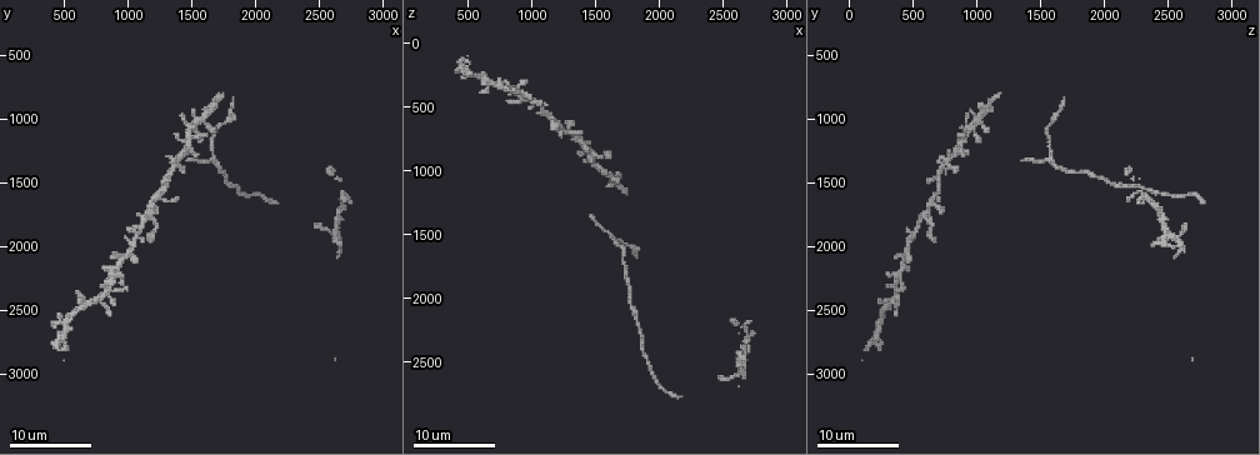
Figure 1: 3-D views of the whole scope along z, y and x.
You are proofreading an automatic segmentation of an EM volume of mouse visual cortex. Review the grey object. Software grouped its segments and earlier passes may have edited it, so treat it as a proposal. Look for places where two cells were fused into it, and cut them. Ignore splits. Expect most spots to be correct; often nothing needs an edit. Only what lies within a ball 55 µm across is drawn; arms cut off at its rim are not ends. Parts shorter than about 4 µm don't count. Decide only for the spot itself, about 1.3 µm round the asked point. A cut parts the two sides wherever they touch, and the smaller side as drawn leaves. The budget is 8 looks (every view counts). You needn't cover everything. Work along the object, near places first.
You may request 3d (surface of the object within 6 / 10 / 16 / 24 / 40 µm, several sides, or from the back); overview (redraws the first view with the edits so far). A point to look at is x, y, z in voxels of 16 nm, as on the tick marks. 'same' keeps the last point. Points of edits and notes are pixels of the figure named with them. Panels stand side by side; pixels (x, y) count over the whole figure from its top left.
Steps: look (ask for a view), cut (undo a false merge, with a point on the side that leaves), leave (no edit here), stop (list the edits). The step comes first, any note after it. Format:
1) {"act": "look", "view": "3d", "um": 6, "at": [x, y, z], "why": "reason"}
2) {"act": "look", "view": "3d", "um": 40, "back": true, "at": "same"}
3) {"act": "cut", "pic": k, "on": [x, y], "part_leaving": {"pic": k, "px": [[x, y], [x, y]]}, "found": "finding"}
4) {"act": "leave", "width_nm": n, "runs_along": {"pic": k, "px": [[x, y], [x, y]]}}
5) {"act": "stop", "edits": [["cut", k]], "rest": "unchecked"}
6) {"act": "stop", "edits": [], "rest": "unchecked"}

{"act": "look", "view": "3d", "um": 24, "at": [1160, 1780, 580], "why": "four-way junction"}

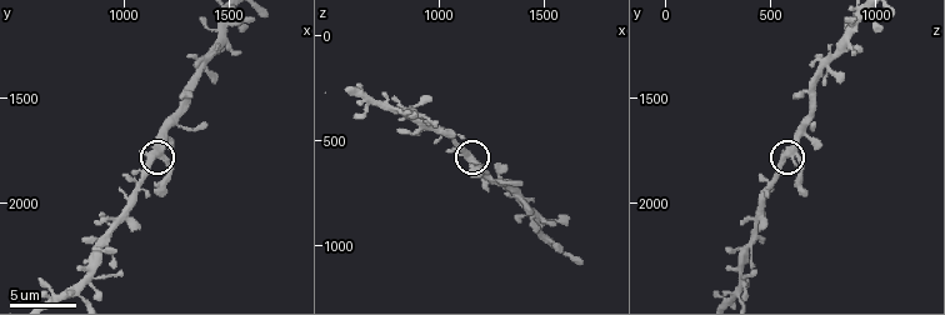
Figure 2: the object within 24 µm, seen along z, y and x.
{"act": "look", "view": "3d", "um": 10, "at": [1190, 1790, 590], "why": "closer look"}

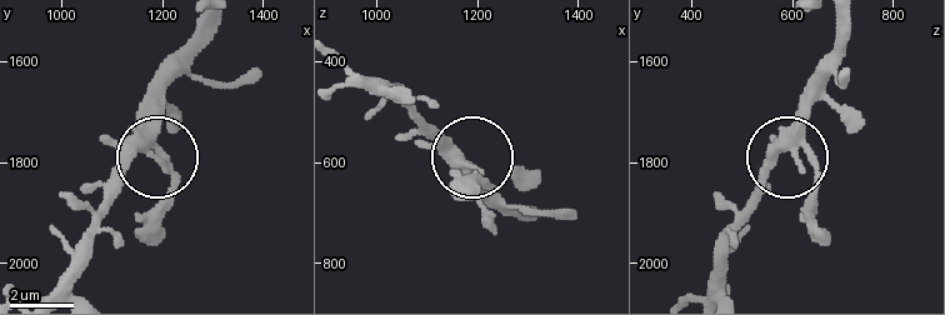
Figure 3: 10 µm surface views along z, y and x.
{"act": "look", "view": "3d", "um": 6, "at": [1175, 1780, 600]}

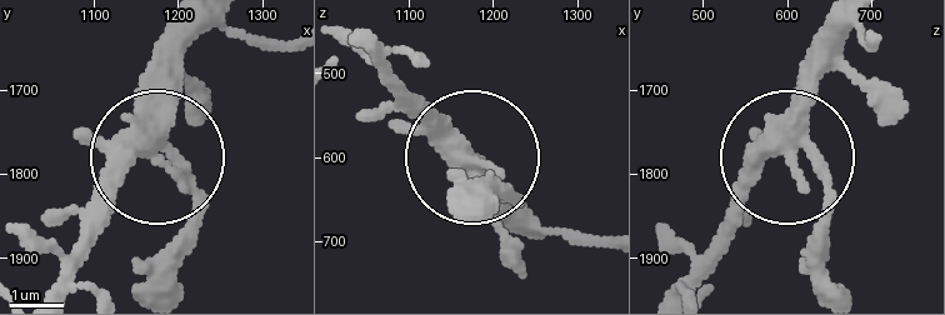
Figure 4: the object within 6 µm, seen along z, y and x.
{"act": "leave", "found": "one cell here"}

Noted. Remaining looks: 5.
{"act": "look", "view": "3d", "um": 10, "at": [920, 2160, 420], "why": "four arms meet"}

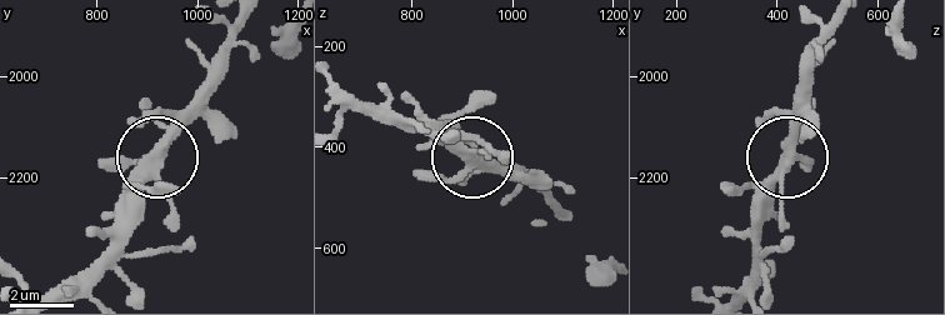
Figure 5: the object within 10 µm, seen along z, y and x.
{"act": "leave", "runs_along": {"pic": 5, "px": [[841, 20], [814, 60], [811, 109], [784, 173], [741, 235]]}, "found": "all the same cell"}

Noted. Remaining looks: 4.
{"act": "look", "view": "3d", "um": 10, "at": [730, 2430, 320], "why": "three arms meet"}

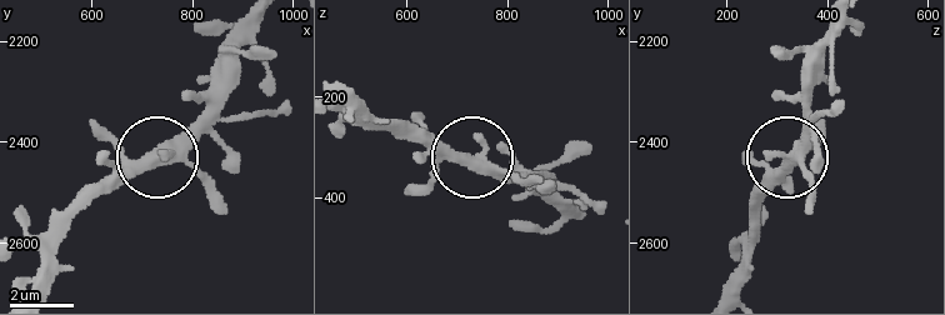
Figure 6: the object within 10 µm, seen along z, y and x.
{"act": "leave", "found": "continuous, no second cell"}

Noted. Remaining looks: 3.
{"act": "look", "view": "3d", "um": 16, "at": [1350, 1370, 740]}

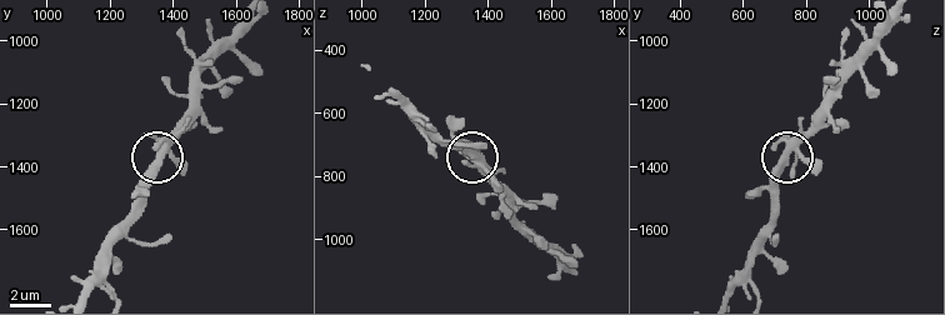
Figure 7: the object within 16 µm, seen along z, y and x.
{"act": "look", "view": "3d", "um": 16, "back": true, "at": [1360, 1370, 730]}

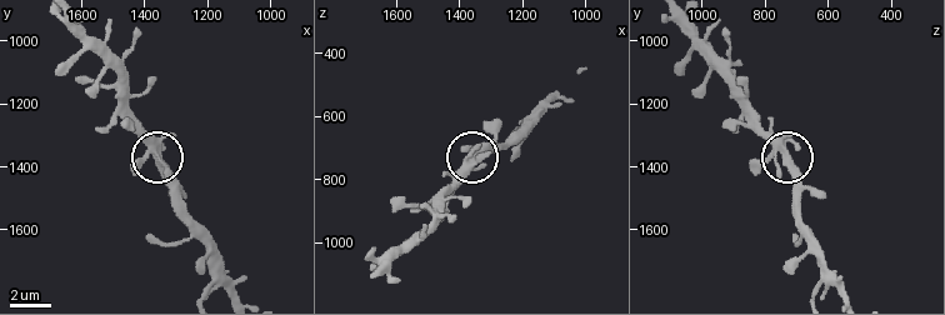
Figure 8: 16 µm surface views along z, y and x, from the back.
{"act": "leave", "width_nm": 370, "found": "one cell here"}

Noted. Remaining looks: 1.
{"act": "stop", "edits": [], "rest": "unchecked"}

